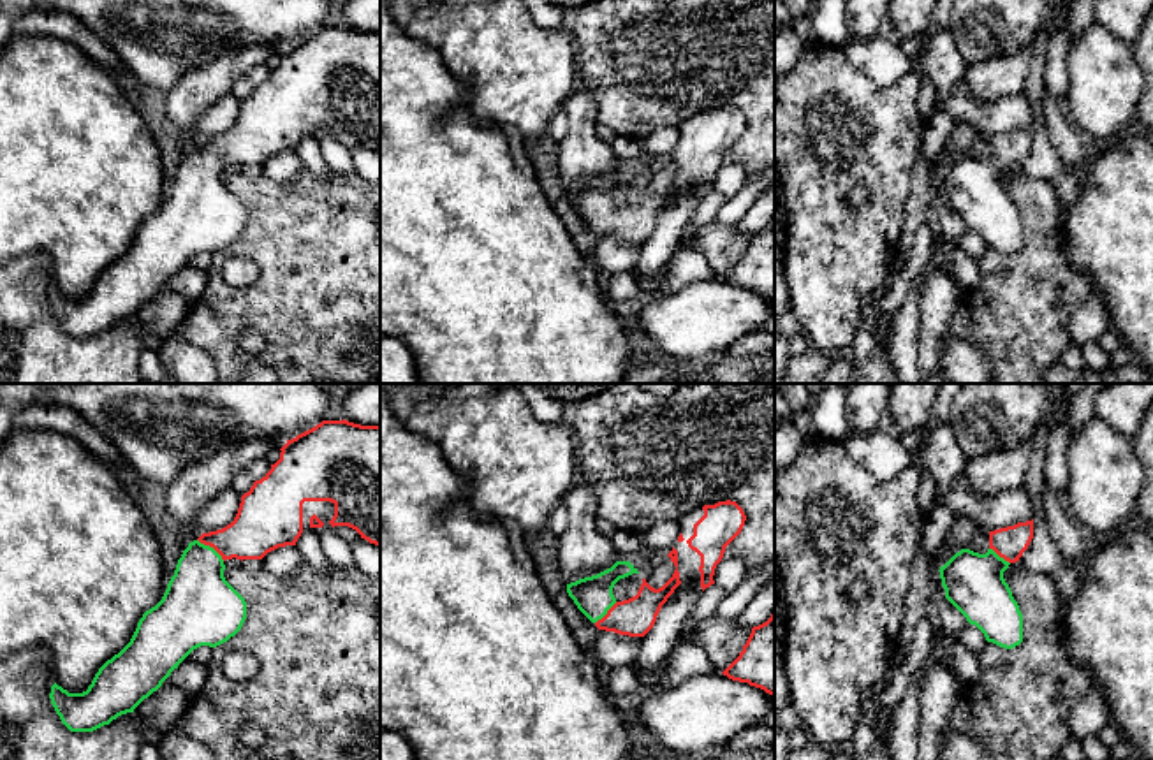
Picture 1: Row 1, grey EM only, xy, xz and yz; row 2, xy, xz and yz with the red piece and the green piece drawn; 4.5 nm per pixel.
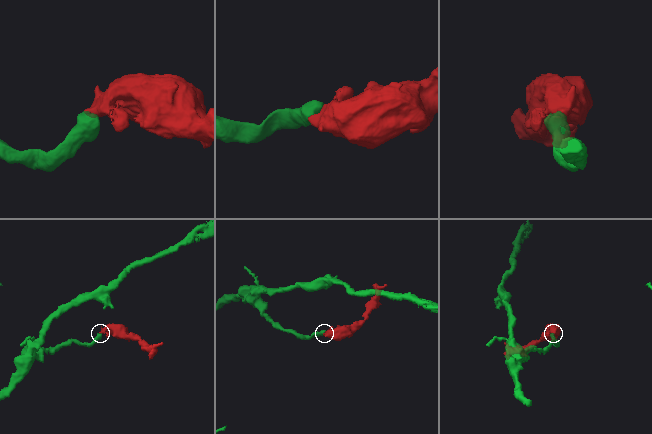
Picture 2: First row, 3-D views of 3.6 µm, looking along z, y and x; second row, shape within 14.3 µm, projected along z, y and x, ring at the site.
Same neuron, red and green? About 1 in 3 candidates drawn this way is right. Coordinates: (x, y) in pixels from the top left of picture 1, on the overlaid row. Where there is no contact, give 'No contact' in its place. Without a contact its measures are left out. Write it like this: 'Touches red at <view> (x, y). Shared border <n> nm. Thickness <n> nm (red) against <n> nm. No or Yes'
Touches red at xy (212, 546). Shared border 160 nm. Thickness 260 nm (red) against 300 nm. Yes

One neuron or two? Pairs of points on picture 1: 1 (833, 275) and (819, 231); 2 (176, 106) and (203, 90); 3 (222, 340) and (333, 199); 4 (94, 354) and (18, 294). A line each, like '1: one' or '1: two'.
1: one
2: one
3: one
4: one

